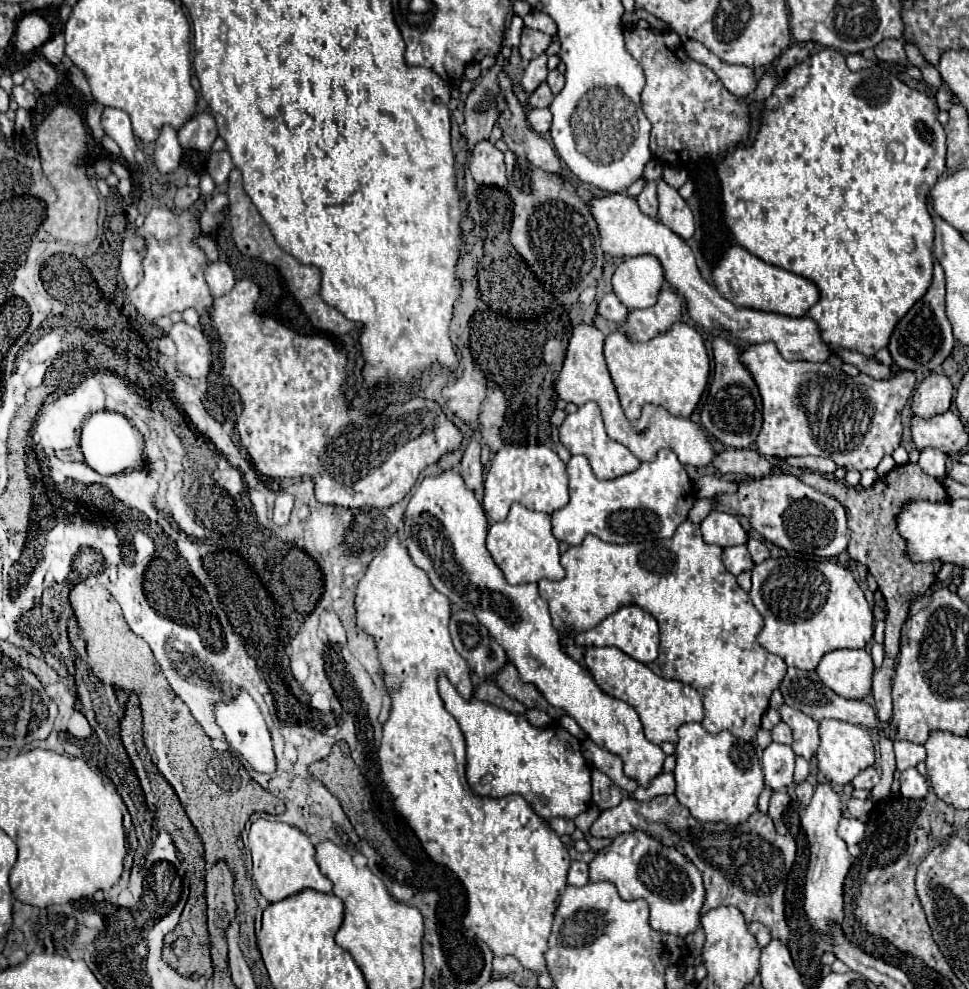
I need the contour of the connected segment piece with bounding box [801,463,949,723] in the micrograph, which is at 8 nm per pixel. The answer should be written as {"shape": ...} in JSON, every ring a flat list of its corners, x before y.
{"shape":[[905,463,897,465,893,471,889,471,885,477,879,477,873,487,859,489,859,487,847,487,841,481,825,479,817,473,803,471,801,479,809,483,811,487,819,489,821,493,827,493,835,497,847,513,849,529,851,529,851,541,847,547,847,553,855,559,867,565,869,573,877,579,879,591,883,593,887,601,887,627,885,627,885,661,881,671,873,677,873,699,877,707,877,717,881,723,891,721,891,679,895,675,895,663,899,655,899,633,903,627,903,621,907,619,909,605,915,597,925,595,925,591,935,583,935,575,941,571,941,561,929,561,929,563,915,563,907,557,907,541,899,537,899,531,895,529,897,515,903,511,903,505,907,501,935,501,945,503,949,501,947,489,943,483,919,469,919,465]]}

